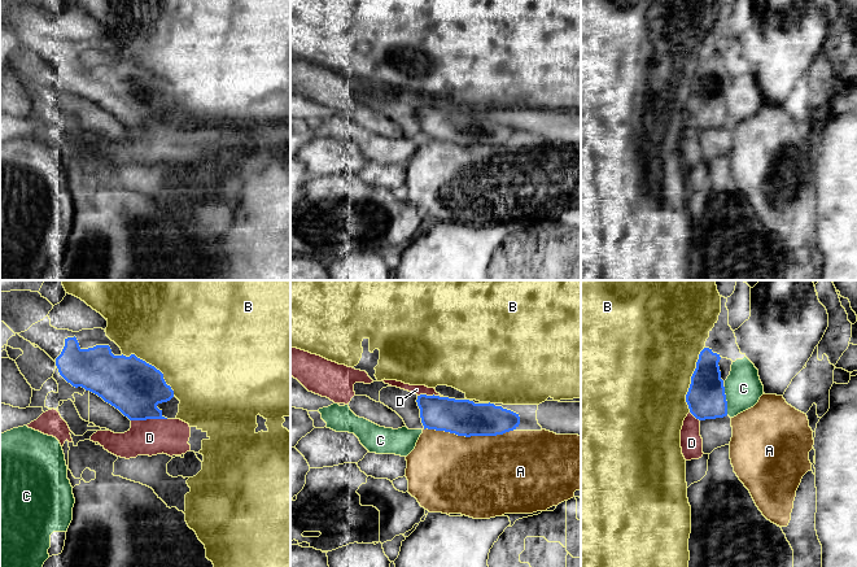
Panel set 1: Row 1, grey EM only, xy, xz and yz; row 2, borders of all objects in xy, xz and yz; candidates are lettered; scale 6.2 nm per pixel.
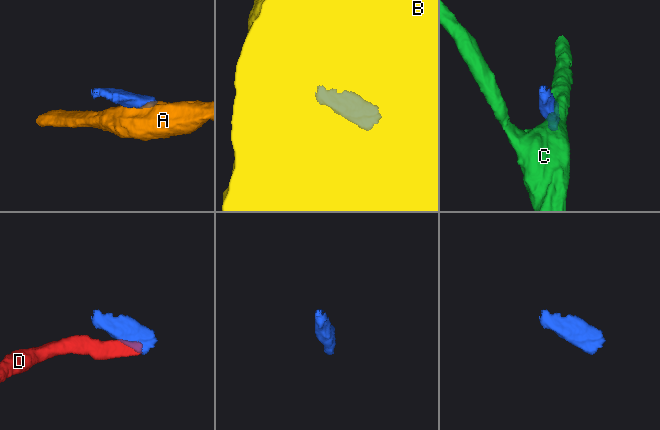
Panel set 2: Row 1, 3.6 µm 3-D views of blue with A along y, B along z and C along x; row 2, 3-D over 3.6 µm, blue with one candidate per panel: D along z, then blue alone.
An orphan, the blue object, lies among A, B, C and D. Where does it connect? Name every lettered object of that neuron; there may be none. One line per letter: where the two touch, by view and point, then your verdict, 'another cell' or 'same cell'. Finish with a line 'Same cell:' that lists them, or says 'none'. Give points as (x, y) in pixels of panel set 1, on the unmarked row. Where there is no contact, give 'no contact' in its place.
A: xz (469, 145) | another cell
B: yz (691, 90) | another cell
C: yz (726, 110) | another cell
D: xy (148, 127) | another cell
Same cell: none

